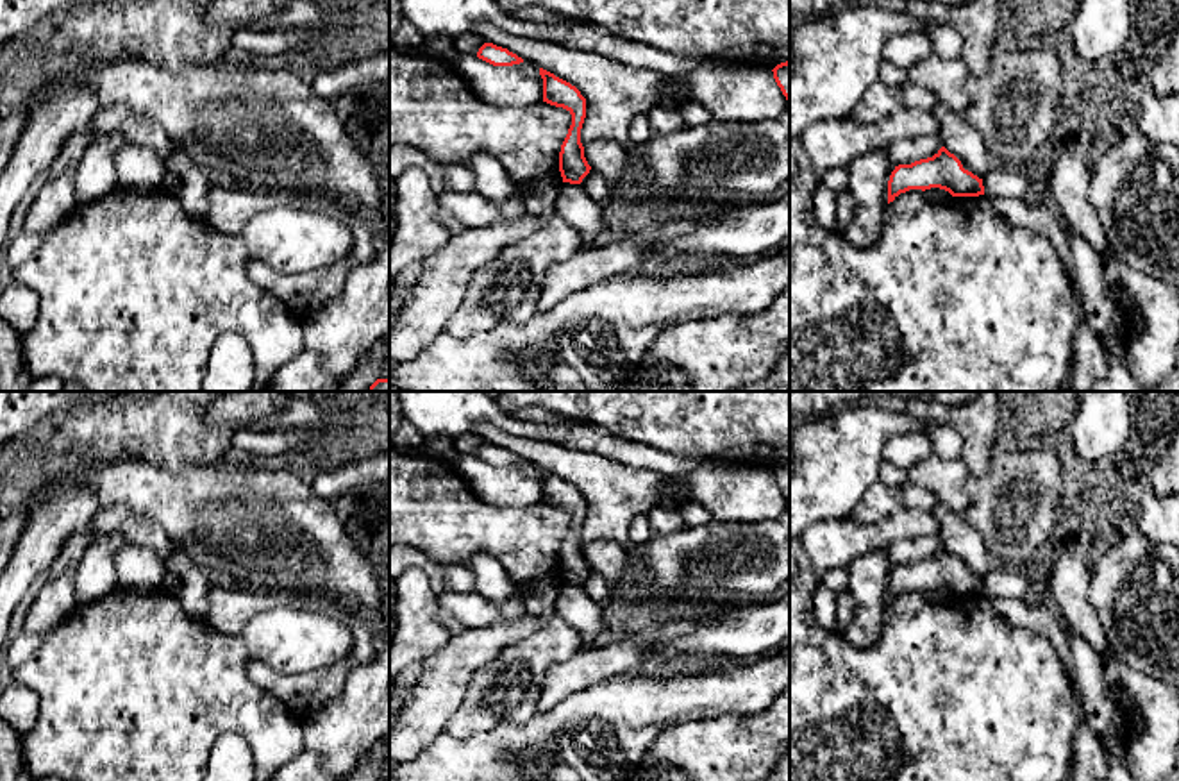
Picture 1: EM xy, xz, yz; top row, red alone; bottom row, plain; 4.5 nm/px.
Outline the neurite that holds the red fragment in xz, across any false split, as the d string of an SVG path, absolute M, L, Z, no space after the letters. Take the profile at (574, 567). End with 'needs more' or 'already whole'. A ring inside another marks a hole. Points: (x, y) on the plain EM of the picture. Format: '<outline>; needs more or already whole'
M539 468L539 475L543 479L543 502L563 508L572 515L572 525L559 552L559 572L563 583L581 584L591 570L581 543L581 529L586 518L586 499L575 486L554 474Z; already whole

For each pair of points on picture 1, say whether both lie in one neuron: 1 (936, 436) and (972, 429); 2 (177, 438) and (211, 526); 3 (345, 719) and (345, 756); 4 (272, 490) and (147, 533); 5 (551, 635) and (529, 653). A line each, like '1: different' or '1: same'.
1: different
2: different
3: same
4: different
5: same

